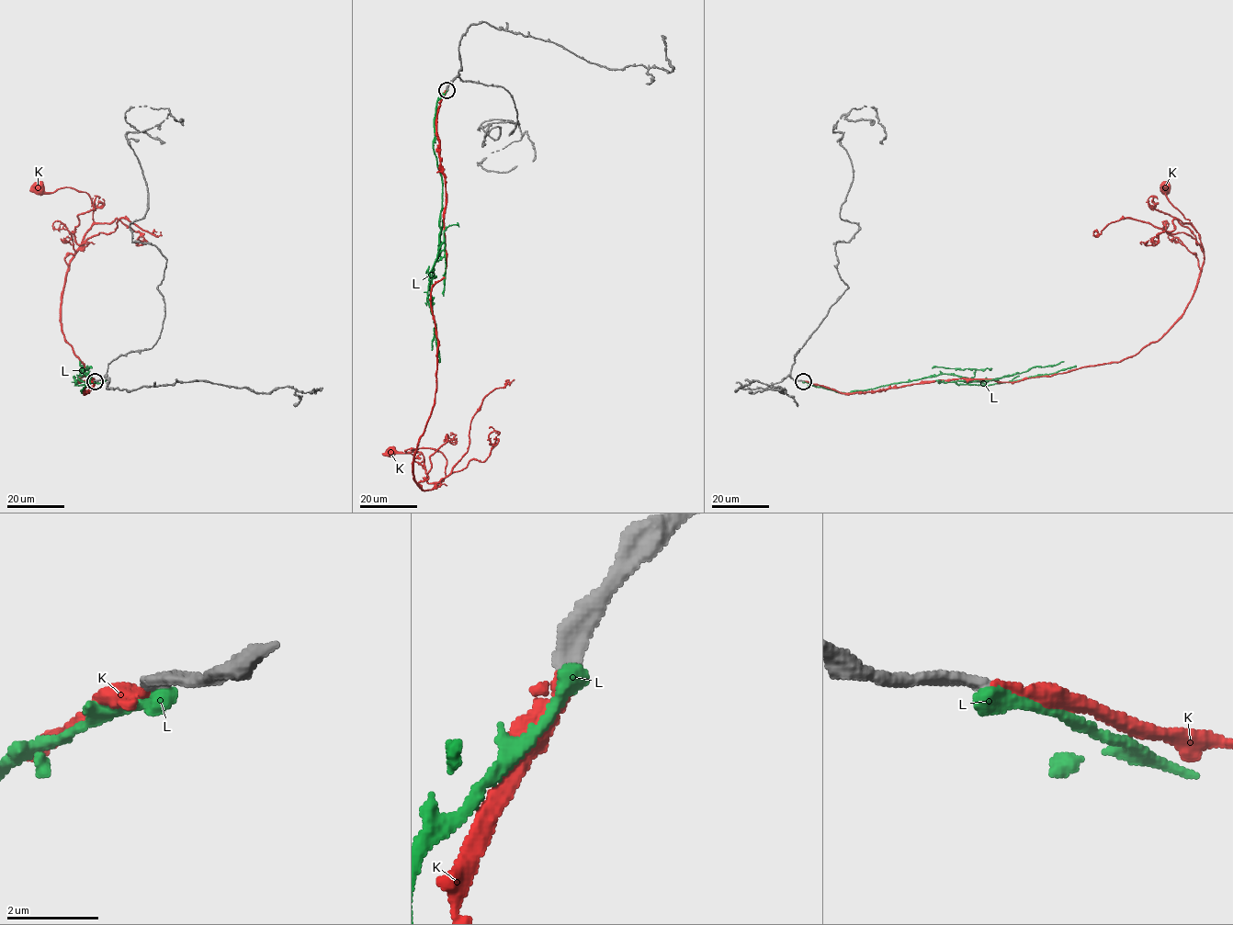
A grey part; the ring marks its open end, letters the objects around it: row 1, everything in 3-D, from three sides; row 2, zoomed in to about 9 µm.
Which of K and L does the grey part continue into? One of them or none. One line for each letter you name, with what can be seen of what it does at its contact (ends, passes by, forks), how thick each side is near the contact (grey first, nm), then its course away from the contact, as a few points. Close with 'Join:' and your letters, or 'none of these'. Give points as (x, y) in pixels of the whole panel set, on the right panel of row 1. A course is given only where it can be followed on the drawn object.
K: it ends there; 360 nm thick on the grey side, 300 nm on the other; it runs (803, 380), (871, 392), (959, 378), (1020, 381), (1131, 357), (1182, 314), (1204, 259), (1200, 235), (1165, 187)
Join: K

